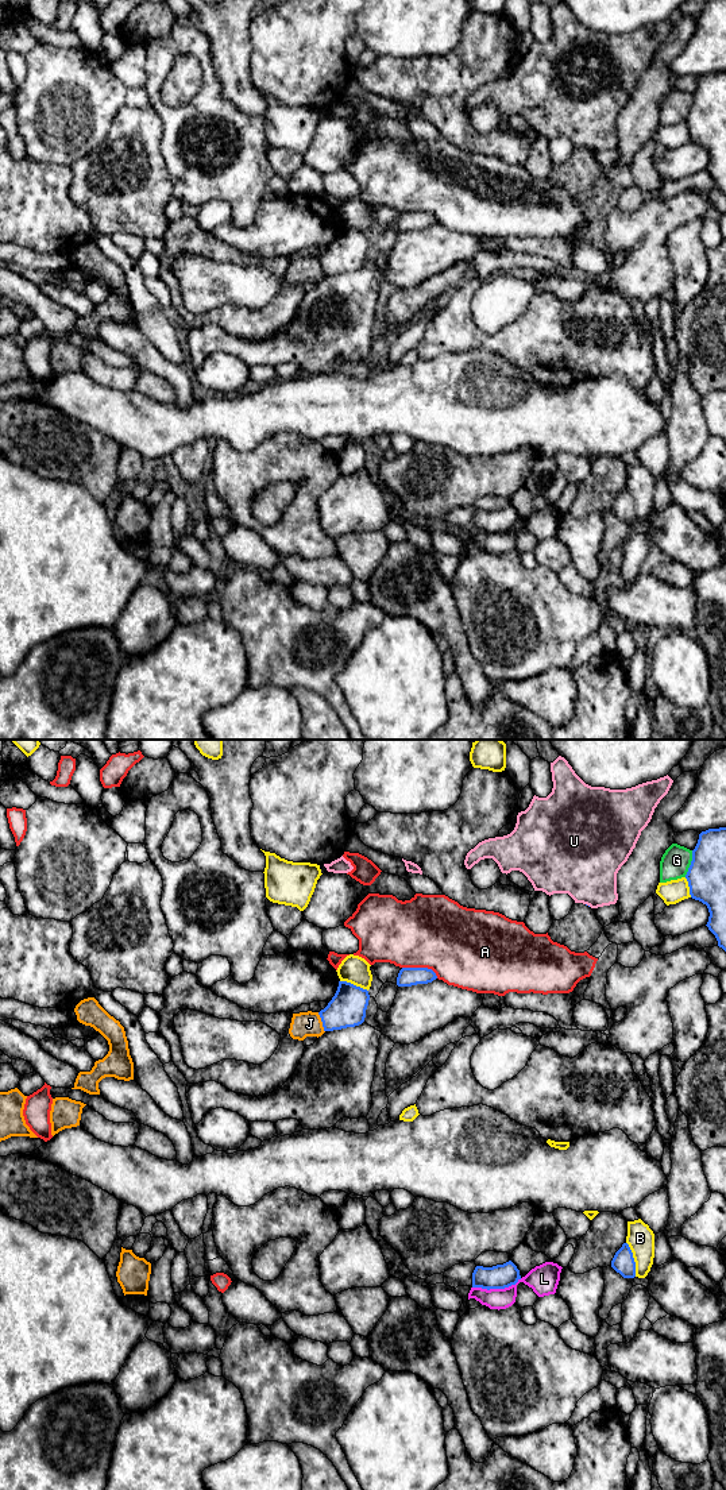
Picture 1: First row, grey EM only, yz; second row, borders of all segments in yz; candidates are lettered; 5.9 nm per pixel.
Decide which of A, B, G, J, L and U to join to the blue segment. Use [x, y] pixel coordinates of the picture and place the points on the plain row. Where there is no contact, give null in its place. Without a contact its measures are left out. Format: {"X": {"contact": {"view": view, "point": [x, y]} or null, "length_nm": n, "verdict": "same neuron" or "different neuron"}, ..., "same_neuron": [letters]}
{"A": {"contact": {"view": "yz", "point": [421, 212]}, "length_nm": 220, "verdict": "different neuron"}, "B": {"contact": {"view": "yz", "point": [633, 504]}, "length_nm": 220, "verdict": "different neuron"}, "G": {"contact": {"view": "yz", "point": [691, 108]}, "length_nm": 170, "verdict": "different neuron"}, "J": {"contact": {"view": "yz", "point": [321, 265]}, "length_nm": 130, "verdict": "different neuron"}, "L": {"contact": {"view": "yz", "point": [497, 532]}, "length_nm": 300, "verdict": "different neuron"}, "U": {"contact": null, "verdict": "different neuron"}, "same_neuron": []}

